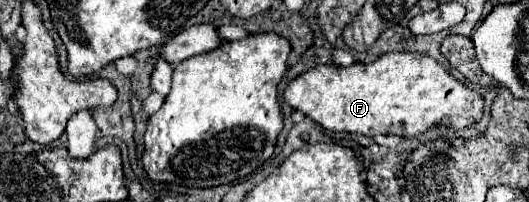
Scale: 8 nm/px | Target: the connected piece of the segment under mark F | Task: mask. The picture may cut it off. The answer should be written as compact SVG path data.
M385 53L377 57L373 63L353 63L349 67L339 65L317 65L313 69L303 71L297 75L283 93L285 103L301 111L305 117L313 119L327 131L339 133L357 133L357 135L399 135L399 137L413 137L433 123L447 123L455 129L471 127L483 115L483 101L481 95L467 89L455 77L451 77L435 59L419 53Z

